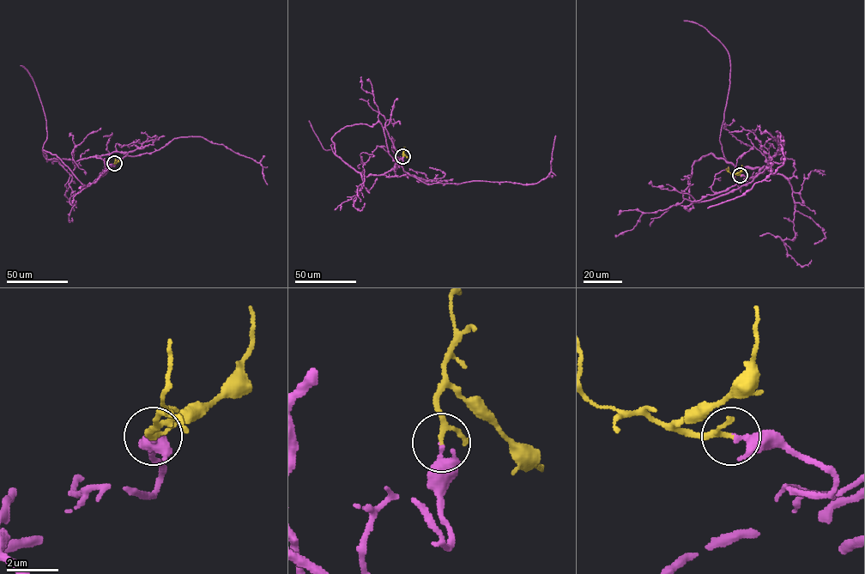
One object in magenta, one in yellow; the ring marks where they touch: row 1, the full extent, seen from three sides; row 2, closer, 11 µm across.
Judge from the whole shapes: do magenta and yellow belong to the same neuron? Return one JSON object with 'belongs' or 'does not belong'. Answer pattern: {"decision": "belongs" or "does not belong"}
{"decision": "belongs"}

